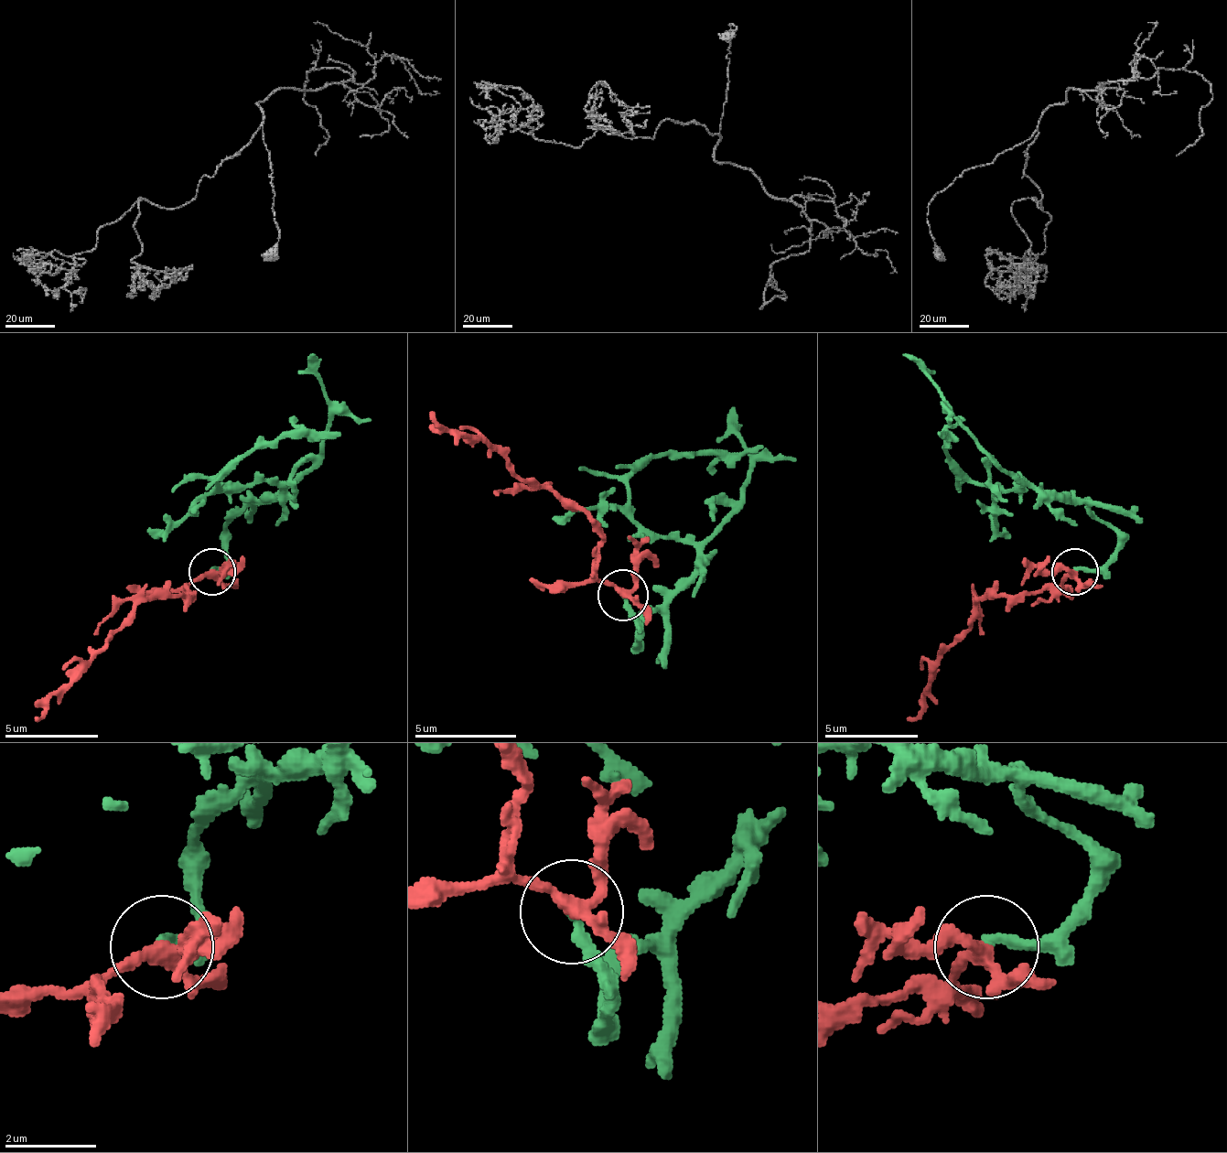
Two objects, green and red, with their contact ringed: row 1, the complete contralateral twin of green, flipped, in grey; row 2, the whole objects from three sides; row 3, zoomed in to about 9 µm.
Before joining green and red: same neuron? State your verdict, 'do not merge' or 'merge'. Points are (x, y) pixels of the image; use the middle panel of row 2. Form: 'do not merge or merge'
merge

